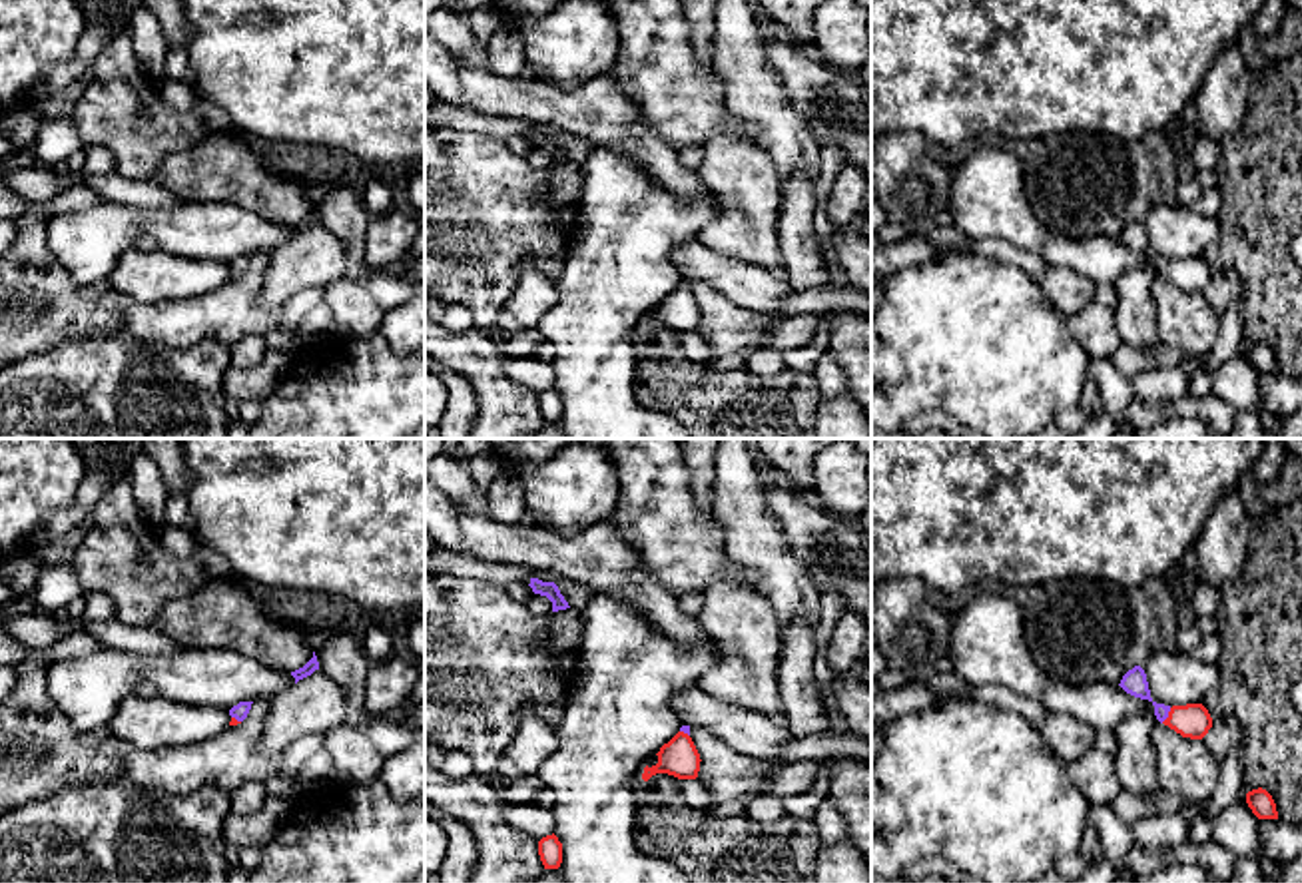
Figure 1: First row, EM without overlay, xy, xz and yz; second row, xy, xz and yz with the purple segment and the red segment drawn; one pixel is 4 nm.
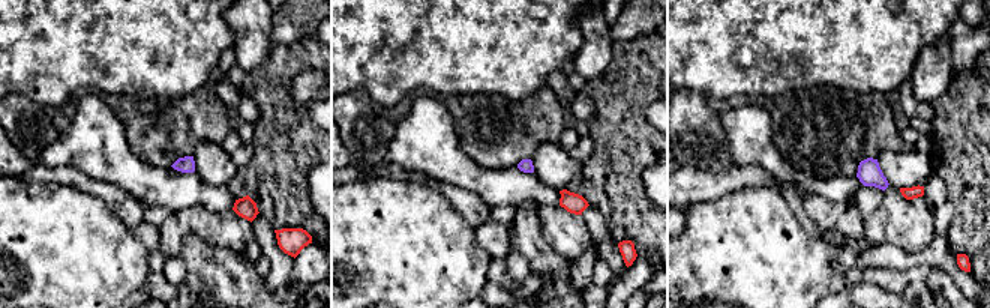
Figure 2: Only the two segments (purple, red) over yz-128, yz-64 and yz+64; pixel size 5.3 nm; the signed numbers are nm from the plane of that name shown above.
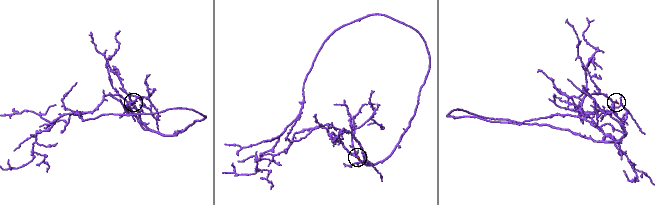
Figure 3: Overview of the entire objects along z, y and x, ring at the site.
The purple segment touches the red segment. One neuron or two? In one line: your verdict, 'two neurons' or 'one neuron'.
one neuron

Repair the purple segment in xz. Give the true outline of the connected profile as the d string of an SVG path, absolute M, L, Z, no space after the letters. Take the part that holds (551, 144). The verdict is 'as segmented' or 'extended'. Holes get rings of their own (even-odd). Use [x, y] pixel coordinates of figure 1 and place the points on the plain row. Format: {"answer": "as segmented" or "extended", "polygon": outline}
{"answer": "as segmented", "polygon": "M530 132L528 140L532 142L534 147L546 149L552 155L552 165L570 161L554 136Z"}

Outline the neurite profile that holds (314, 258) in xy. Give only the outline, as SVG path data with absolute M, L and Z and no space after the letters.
M315 223L265 259L259 303L279 311L299 291L323 289L329 281L343 277L347 257L345 243L323 223Z

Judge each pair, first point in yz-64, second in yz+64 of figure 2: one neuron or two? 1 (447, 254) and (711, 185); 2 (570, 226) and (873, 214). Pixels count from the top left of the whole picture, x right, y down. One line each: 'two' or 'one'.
1: two
2: two

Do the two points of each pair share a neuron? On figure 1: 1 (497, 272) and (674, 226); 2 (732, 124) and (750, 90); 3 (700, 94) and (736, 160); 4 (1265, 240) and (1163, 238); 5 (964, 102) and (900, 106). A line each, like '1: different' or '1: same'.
1: different
2: different
3: different
4: different
5: same

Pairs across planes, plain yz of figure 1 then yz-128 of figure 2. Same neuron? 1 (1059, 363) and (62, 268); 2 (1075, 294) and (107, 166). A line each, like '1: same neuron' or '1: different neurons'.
1: same neuron
2: different neurons

